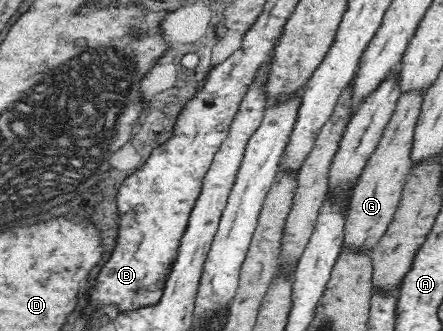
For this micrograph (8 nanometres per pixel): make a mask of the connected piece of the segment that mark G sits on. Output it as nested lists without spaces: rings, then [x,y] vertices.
[[[418,89],[407,90],[399,96],[394,114],[385,126],[378,146],[370,155],[352,190],[343,246],[371,251],[392,222],[402,198],[406,178],[413,165],[411,150],[414,146],[414,130],[418,116],[422,112],[422,100],[424,92]]]

